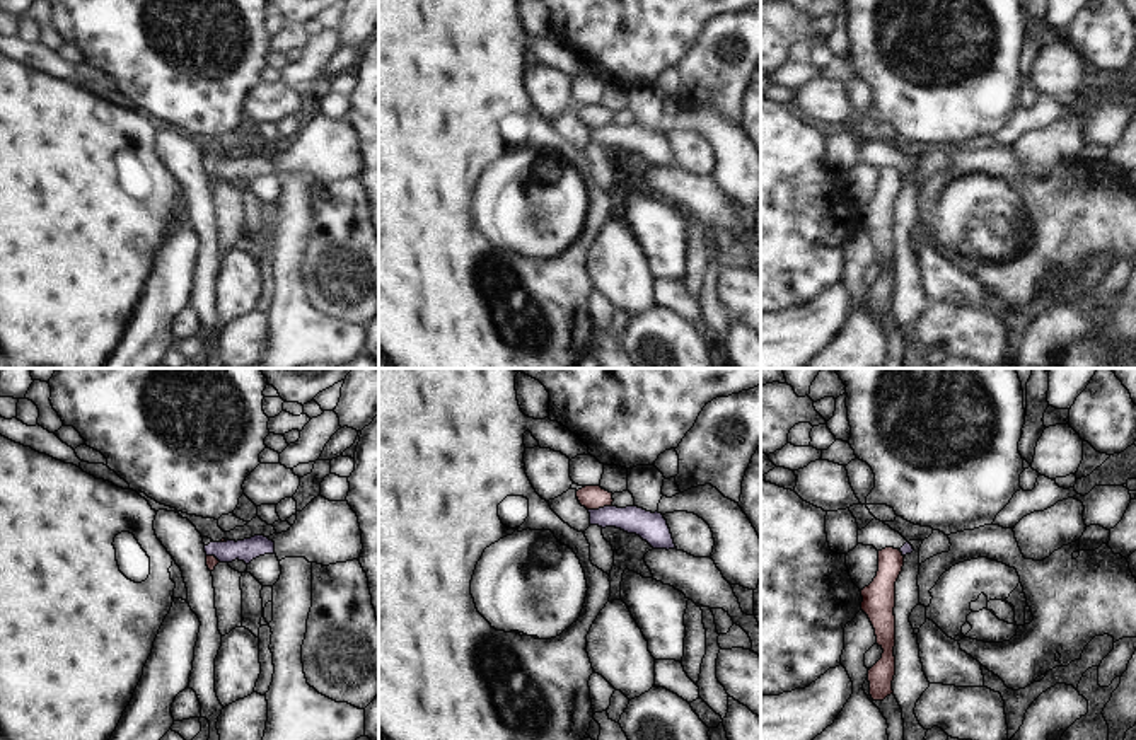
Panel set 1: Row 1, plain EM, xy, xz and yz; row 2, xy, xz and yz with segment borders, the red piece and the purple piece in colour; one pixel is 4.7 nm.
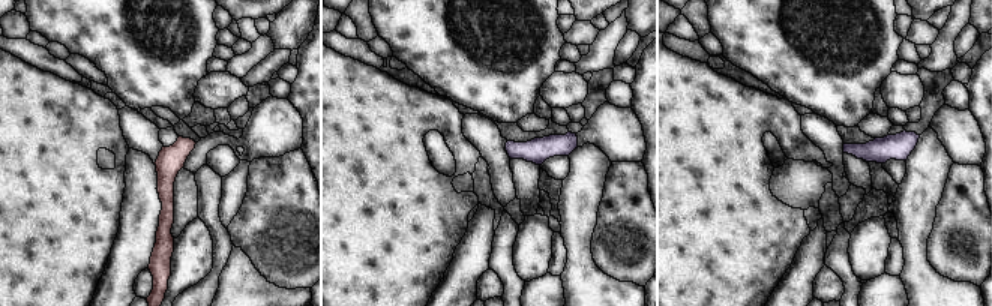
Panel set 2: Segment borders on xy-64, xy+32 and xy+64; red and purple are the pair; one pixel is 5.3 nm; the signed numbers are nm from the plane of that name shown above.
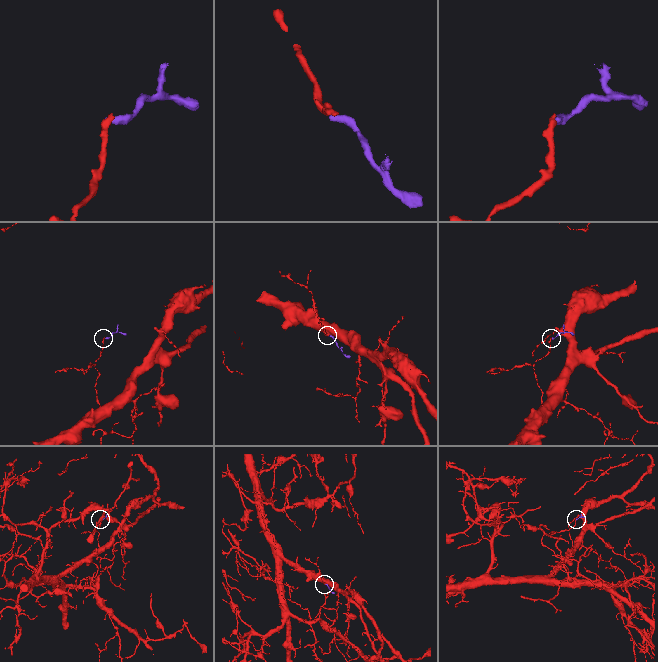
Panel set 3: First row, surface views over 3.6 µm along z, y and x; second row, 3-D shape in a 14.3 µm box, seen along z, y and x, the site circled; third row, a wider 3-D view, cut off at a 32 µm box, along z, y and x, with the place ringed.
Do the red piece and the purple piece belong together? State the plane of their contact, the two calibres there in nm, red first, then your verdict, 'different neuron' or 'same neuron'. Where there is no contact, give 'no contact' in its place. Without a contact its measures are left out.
meets red in xz; 110 nm thick on the red side, 130 nm on the other; different neuron

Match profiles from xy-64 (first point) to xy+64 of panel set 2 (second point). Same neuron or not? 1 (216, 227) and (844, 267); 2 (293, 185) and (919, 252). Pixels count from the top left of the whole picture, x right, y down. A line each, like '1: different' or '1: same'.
1: different
2: different

